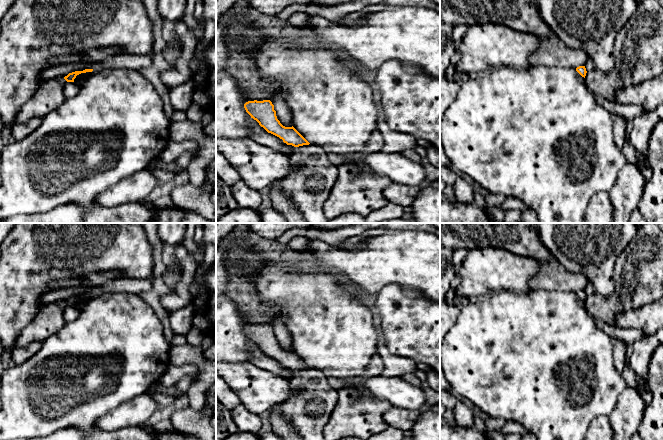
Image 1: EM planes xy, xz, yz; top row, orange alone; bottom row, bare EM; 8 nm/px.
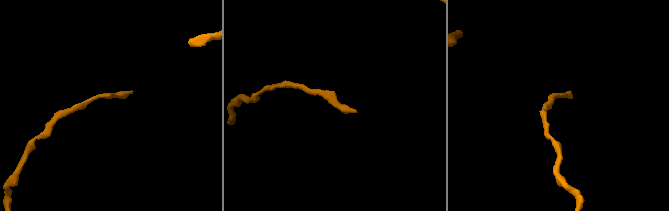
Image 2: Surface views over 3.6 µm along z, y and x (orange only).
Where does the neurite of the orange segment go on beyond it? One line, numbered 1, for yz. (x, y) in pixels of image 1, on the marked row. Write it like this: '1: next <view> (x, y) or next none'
1: next none

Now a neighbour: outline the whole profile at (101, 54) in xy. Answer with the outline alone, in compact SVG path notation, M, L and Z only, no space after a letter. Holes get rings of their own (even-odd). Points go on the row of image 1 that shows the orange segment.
M115 47L92 49L82 54L61 55L61 56L54 57L52 58L52 67L57 65L78 63L82 61L101 62L110 57L115 57L120 54L123 54L123 53L118 48L115 48Z

